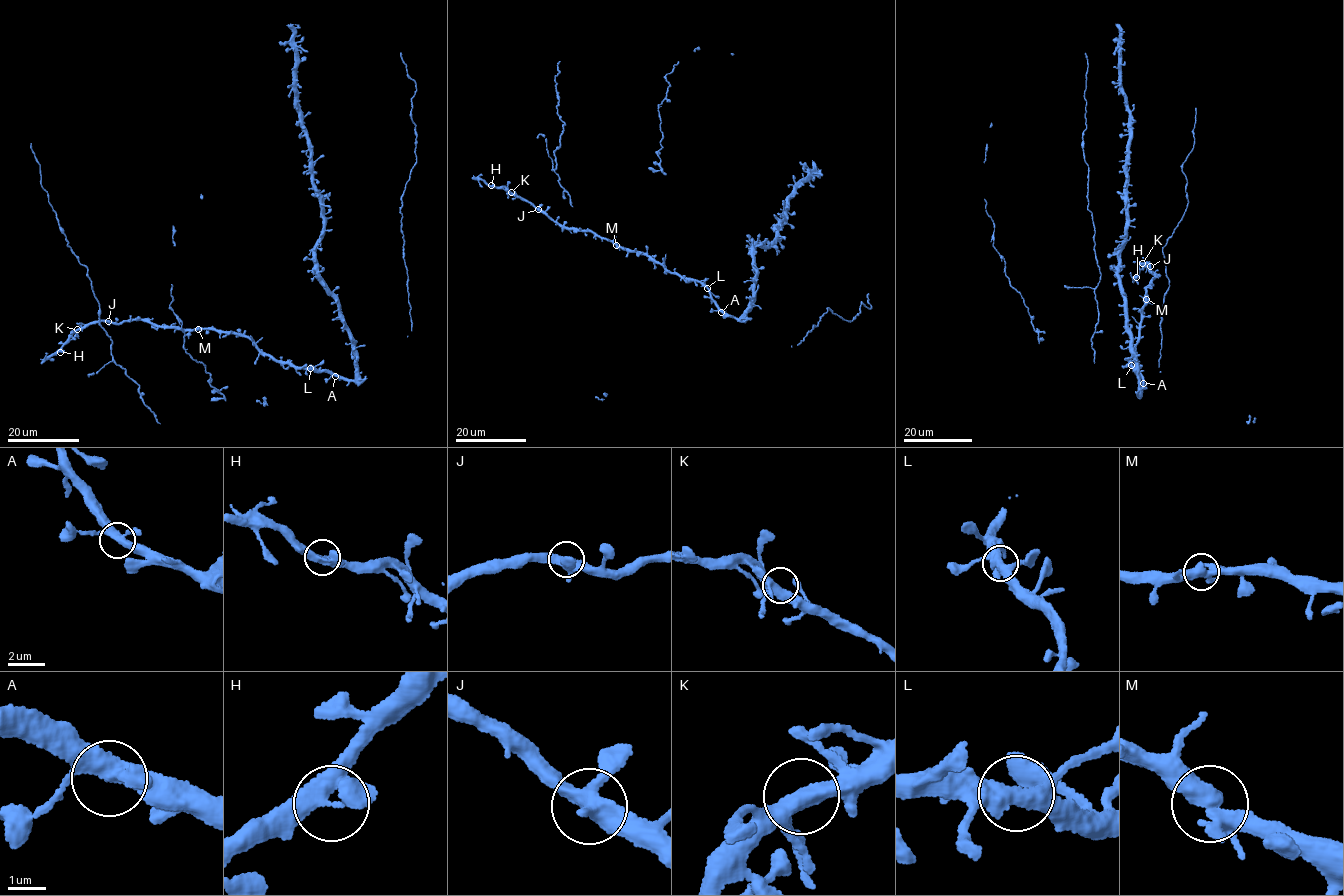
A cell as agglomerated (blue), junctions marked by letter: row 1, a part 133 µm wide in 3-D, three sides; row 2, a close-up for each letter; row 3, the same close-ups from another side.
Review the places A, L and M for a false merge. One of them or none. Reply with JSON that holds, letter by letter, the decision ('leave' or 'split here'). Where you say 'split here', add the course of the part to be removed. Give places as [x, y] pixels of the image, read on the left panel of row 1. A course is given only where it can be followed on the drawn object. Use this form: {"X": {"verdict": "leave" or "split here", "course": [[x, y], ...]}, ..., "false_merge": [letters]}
{"A": {"verdict": "leave"}, "L": {"verdict": "leave"}, "M": {"verdict": "leave"}, "false_merge": []}

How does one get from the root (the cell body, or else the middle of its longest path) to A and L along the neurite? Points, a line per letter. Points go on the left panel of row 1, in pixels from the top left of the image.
A: (192, 329), (246, 337), (261, 351), (279, 360), (325, 370), (335, 376)
L: (192, 329), (246, 337), (264, 354), (310, 368)

